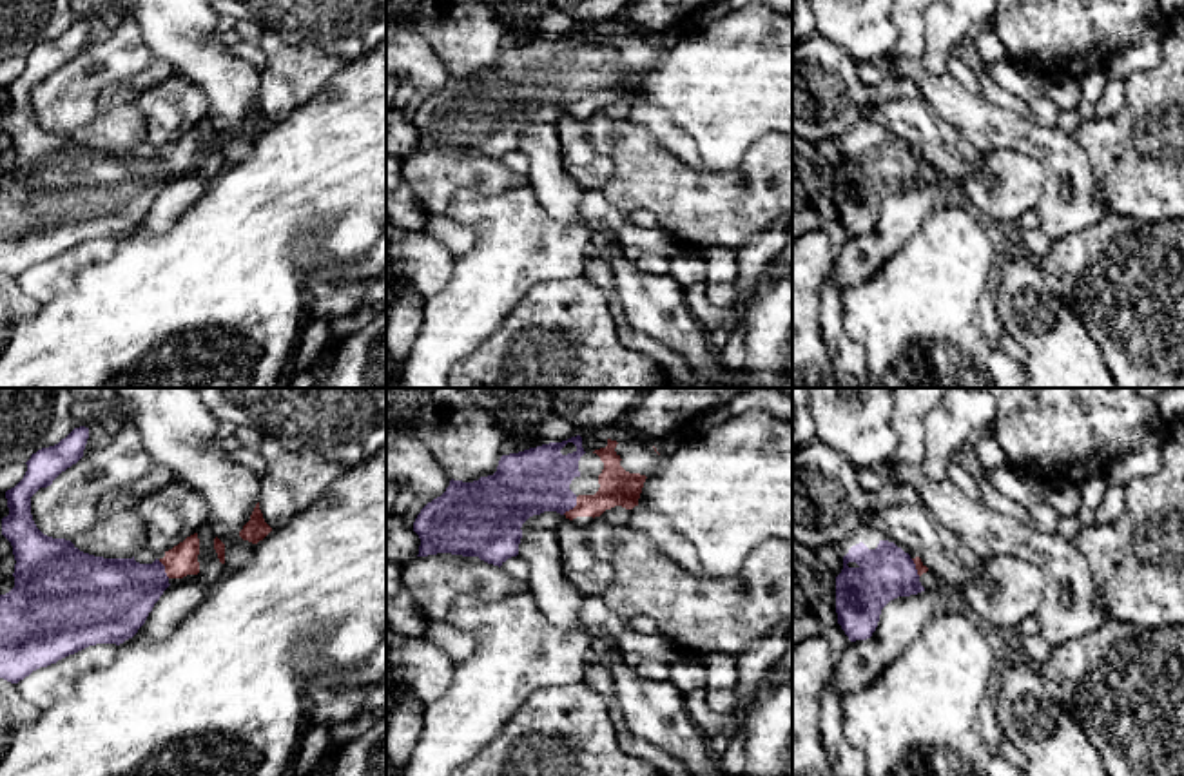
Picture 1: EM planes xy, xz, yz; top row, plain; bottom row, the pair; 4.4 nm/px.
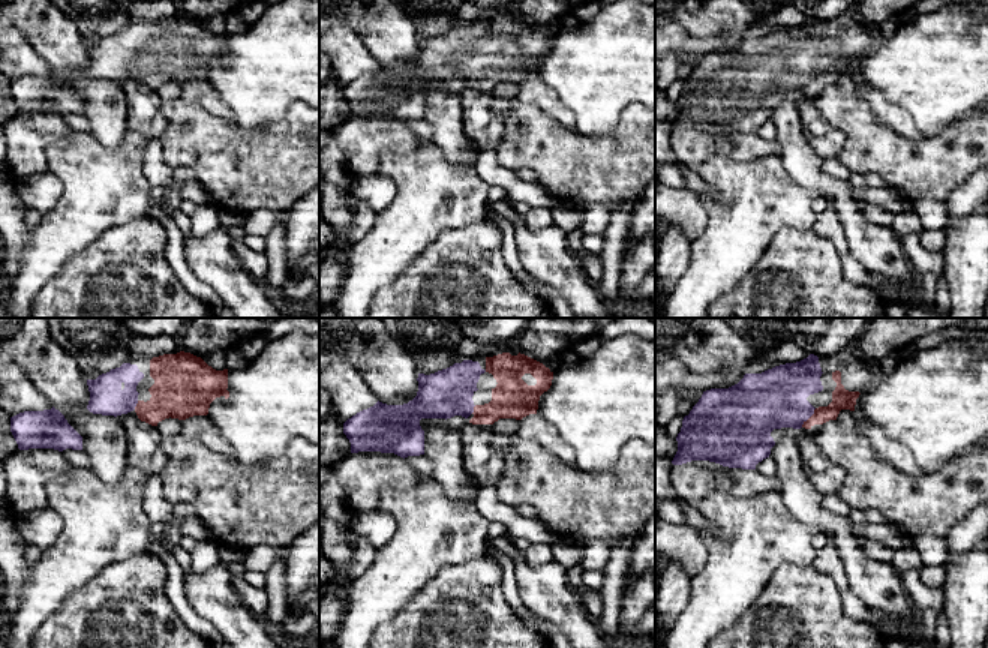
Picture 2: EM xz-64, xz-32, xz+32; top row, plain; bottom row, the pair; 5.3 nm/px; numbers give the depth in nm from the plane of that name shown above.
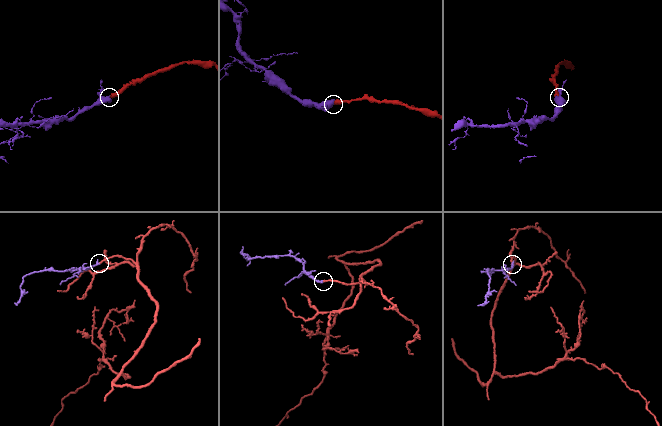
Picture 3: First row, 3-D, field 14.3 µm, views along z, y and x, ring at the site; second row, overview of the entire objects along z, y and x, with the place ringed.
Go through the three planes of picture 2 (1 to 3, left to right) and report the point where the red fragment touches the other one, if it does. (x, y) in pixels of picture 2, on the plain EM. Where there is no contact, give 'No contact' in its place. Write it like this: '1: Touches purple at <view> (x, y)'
1: Touches purple at xz-64 (135, 69)
2: Touches purple at xz-32 (473, 74)
3: Touches purple at xz+32 (810, 80)

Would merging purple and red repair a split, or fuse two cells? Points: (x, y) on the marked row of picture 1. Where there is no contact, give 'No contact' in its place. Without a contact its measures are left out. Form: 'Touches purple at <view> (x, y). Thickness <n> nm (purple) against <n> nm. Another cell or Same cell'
Touches purple at xz (572, 508). Thickness 280 nm (purple) against 160 nm. Same cell

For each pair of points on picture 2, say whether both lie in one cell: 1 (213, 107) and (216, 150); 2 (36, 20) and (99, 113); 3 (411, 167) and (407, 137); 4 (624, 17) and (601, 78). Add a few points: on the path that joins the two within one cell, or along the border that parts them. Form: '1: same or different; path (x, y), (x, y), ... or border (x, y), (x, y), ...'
1: different; border (182, 98), (236, 122)
2: same; path (59, 42), (71, 60), (75, 77), (89, 90)
3: different; border (420, 138), (405, 152), (384, 150), (377, 167)
4: same; path (621, 32), (621, 51), (609, 63)

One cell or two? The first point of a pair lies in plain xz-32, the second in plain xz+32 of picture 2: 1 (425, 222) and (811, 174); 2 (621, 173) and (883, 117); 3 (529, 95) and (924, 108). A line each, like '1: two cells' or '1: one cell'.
1: two cells
2: two cells
3: two cells

